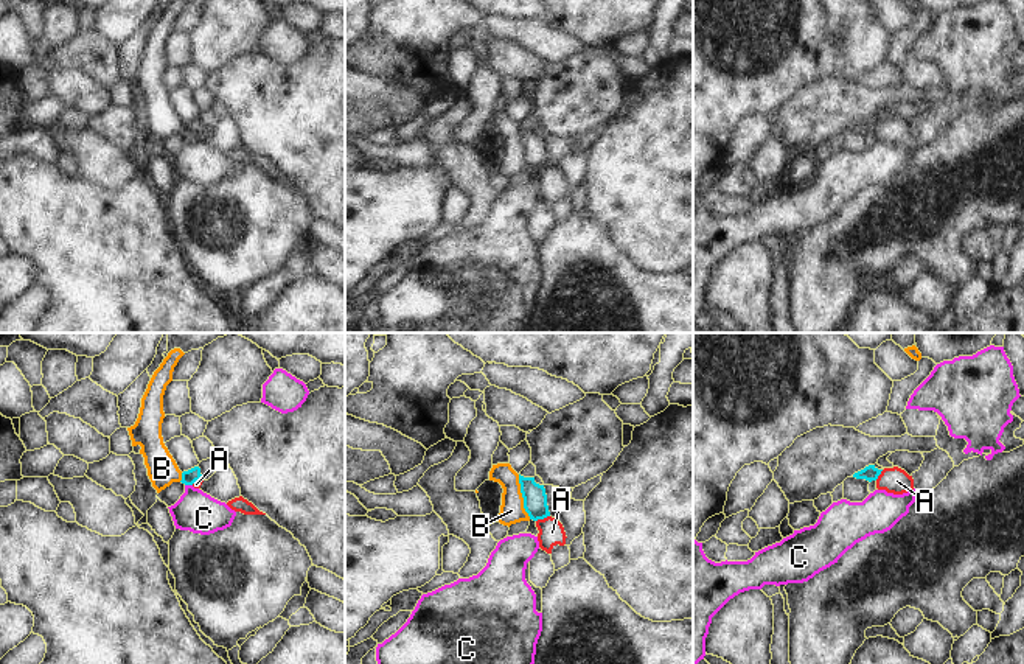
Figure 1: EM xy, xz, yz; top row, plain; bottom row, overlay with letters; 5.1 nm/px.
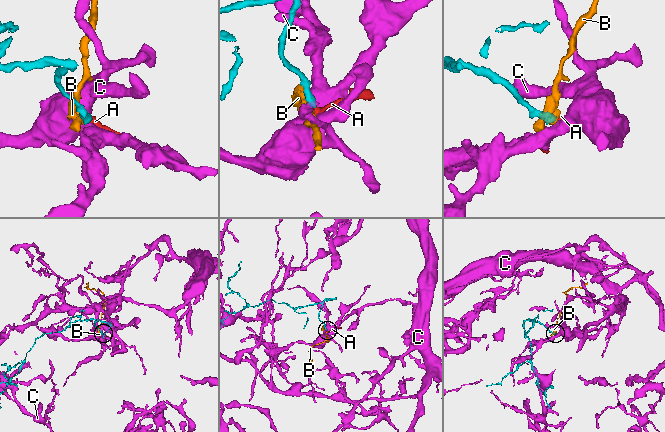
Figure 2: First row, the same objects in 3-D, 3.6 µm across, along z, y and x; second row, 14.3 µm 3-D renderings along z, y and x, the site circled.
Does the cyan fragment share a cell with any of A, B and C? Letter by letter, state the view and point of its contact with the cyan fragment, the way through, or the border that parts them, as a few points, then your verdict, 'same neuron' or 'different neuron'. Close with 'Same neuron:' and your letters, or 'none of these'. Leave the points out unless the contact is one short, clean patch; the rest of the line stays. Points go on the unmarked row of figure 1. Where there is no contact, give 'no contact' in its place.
A: meets cyan in xz at (543, 170); runs through xz (535, 151), (535, 157), (543, 170), (552, 184); same neuron
B: meets cyan in xz at (522, 148); border along xz (518, 126), (522, 159), (530, 170); different neuron
C: meets cyan in xy at (188, 136); border along xy (185, 136), (191, 137); different neuron
Same neuron: A

